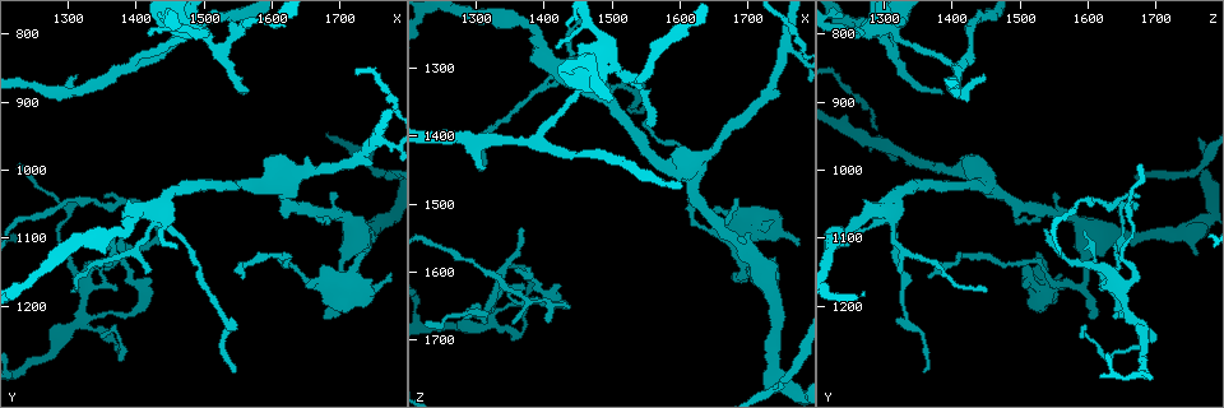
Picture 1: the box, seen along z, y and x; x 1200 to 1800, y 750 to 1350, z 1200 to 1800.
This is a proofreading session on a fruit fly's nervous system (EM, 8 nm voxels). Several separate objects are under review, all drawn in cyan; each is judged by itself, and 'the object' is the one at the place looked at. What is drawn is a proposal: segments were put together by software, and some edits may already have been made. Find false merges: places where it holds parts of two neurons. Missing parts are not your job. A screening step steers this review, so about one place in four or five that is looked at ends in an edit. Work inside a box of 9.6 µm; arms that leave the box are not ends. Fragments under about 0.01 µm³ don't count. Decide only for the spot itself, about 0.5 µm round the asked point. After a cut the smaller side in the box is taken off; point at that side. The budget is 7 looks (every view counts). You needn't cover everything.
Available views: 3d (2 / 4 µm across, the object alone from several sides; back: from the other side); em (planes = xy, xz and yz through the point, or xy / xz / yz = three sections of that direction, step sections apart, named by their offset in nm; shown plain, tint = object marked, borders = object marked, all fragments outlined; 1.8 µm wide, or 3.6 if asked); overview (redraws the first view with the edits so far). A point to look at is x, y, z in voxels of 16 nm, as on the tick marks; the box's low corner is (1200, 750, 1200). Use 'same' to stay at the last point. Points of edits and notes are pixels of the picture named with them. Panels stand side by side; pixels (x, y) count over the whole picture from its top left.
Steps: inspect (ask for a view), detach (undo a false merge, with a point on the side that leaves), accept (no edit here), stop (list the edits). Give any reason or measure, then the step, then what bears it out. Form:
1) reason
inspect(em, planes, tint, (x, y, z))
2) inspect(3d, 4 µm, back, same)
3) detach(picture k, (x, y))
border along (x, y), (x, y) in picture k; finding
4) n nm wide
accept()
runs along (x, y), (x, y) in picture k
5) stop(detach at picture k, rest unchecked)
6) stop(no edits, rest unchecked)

four-way junction
inspect(em, planes, plain, (1610, 1025, 1455))

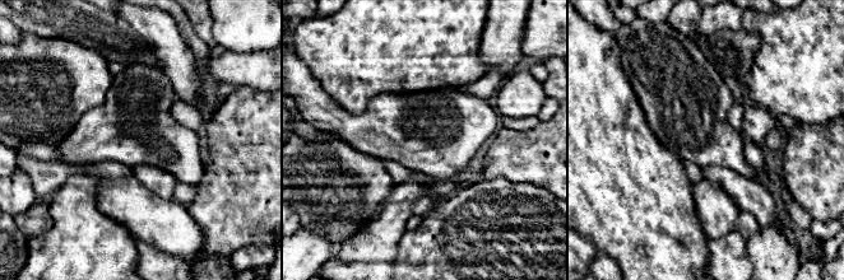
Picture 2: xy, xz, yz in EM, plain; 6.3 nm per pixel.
inspect(em, planes, tint, same)

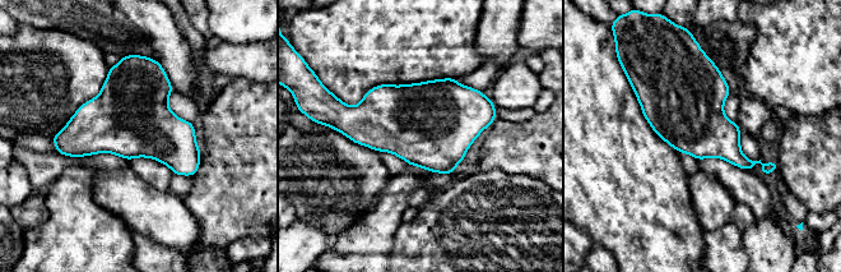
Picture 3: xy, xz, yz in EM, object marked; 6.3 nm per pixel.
accept()
continuous, no second neuron

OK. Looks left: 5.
abrupt turn
inspect(em, planes, plain, (1390, 850, 1405))

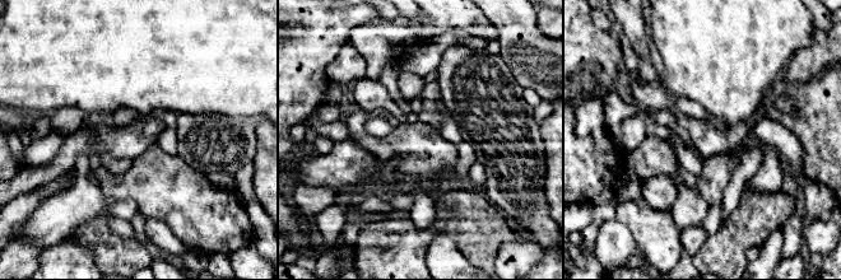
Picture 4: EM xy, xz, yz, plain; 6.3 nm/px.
inspect(em, planes, tint, same)

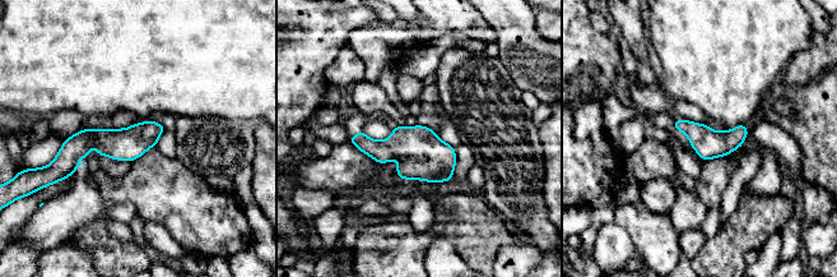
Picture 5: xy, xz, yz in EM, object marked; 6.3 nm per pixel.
accept()
runs along (161, 129), (85, 138), (60, 160) in picture 5; continuous, no second neuron

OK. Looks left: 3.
sharp bend
inspect(3d, 2 µm, (1390, 1160, 1625))

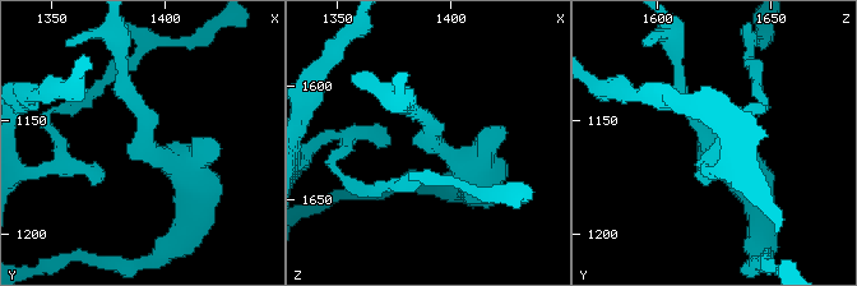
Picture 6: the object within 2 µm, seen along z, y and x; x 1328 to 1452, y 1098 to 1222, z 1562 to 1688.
shape alone is not enough
inspect(em, planes, tint, (1390, 1157, 1622))

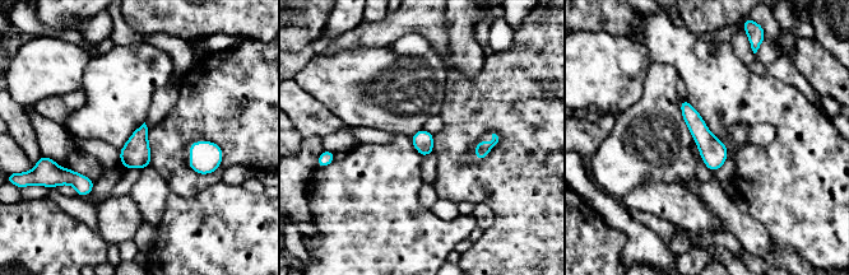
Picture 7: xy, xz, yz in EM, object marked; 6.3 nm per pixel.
accept()
runs along (683, 103), (713, 150), (713, 167) in picture 7; all the same neuron

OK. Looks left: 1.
stop(no edits, rest unchecked)

